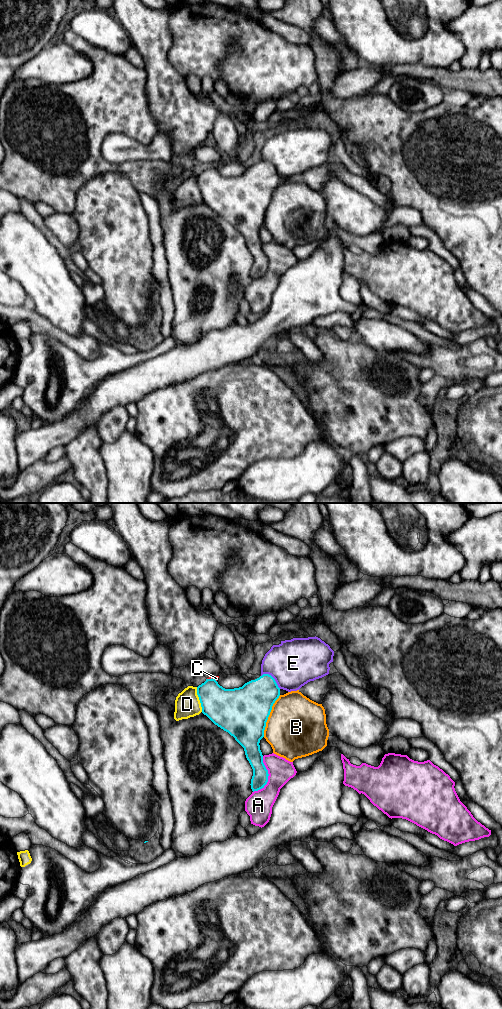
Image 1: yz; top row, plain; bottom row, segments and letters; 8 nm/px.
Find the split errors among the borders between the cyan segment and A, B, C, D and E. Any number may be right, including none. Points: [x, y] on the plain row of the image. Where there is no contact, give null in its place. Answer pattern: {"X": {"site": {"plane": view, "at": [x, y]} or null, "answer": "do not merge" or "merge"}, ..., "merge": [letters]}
{"A": {"site": {"plane": "yz", "at": [268, 263]}, "answer": "do not merge"}, "B": {"site": {"plane": "yz", "at": [268, 204]}, "answer": "do not merge"}, "C": {"site": {"plane": "yz", "at": [211, 166]}, "answer": "do not merge"}, "D": {"site": {"plane": "yz", "at": [199, 187]}, "answer": "do not merge"}, "E": {"site": {"plane": "yz", "at": [272, 165]}, "answer": "do not merge"}, "merge": []}

